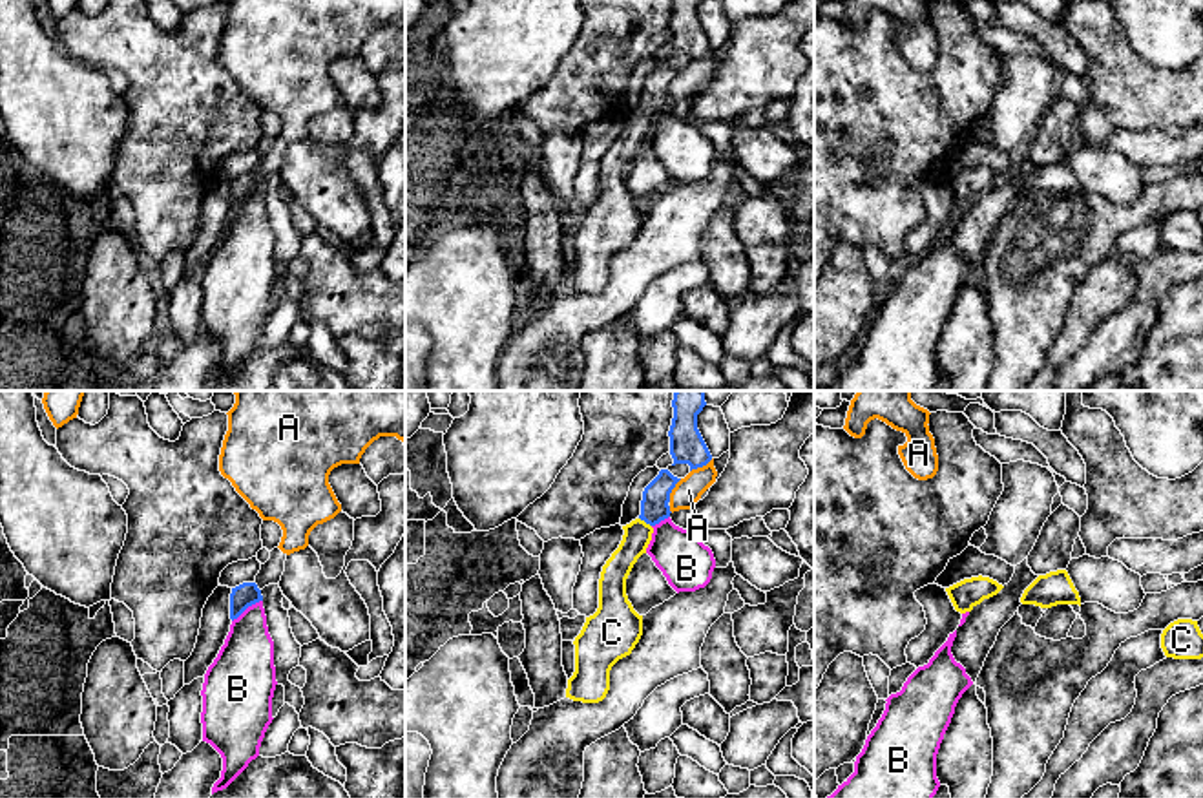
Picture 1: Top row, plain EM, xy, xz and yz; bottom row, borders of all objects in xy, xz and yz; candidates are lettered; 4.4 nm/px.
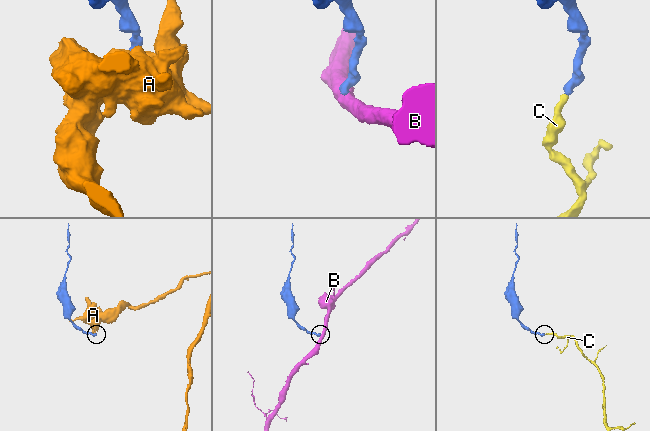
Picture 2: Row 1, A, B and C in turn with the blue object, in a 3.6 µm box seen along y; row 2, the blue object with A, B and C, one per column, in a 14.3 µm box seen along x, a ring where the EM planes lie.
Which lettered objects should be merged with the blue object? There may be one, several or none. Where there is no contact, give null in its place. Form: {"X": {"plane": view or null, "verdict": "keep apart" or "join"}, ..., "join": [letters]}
{"A": {"plane": "xz", "verdict": "keep apart"}, "B": {"plane": "xy", "verdict": "keep apart"}, "C": {"plane": "xz", "verdict": "join"}, "join": ["C"]}

